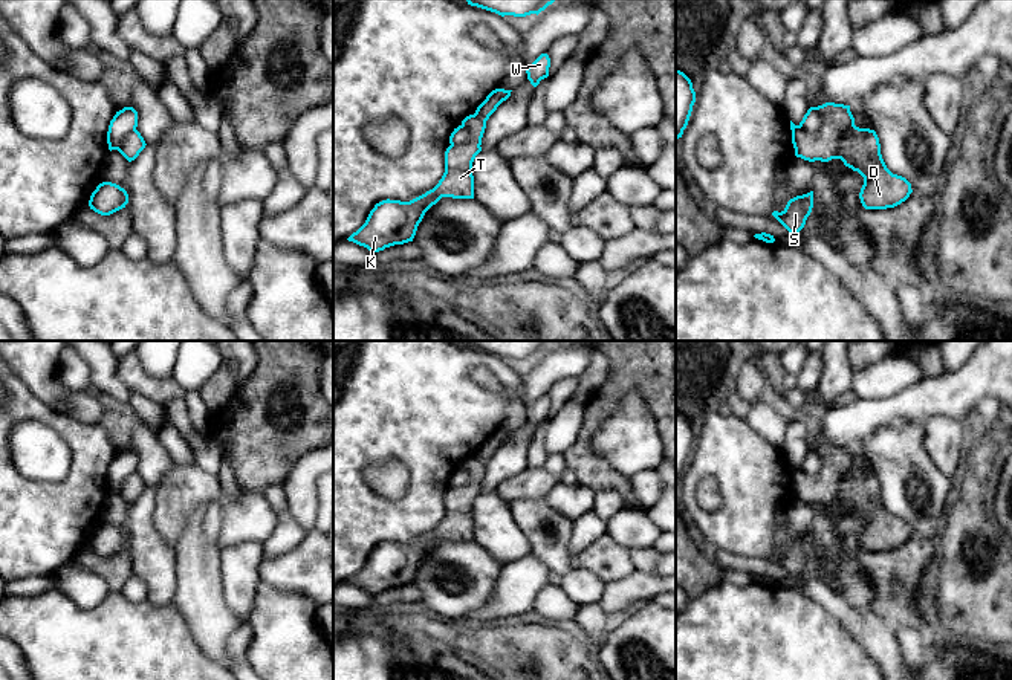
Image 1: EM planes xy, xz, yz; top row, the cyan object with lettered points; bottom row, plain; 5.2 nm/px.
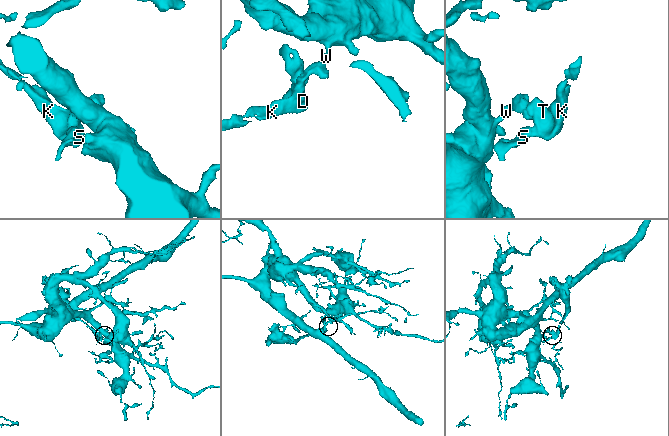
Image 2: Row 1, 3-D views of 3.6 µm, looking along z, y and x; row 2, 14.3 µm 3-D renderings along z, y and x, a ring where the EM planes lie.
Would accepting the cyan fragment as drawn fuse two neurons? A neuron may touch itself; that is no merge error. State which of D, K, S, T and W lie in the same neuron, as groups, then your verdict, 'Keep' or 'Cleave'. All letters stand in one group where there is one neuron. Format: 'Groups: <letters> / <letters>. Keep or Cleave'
Groups: D K S T / W. Cleave

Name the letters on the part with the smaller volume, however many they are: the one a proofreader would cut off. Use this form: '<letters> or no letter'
D, K, S, T

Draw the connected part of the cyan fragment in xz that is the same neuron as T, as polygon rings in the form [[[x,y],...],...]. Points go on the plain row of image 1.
[[[469,457],[462,468],[469,474],[469,483],[446,491],[445,515],[439,526],[410,544],[387,541],[376,546],[365,565],[347,581],[349,584],[373,594],[413,584],[425,555],[442,539],[474,541],[472,504],[482,494],[486,463]]]

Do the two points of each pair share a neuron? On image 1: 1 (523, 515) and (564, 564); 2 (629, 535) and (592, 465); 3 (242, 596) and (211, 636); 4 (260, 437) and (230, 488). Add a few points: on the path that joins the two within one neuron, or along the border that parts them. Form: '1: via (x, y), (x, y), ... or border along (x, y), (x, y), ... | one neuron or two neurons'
1: via (535, 527), (554, 552) | one neuron
2: border along (626, 505), (641, 511) | two neurons
3: border along (222, 573), (223, 599), (242, 622) | two neurons
4: border along (223, 454), (230, 462), (234, 479), (242, 486) | two neurons

